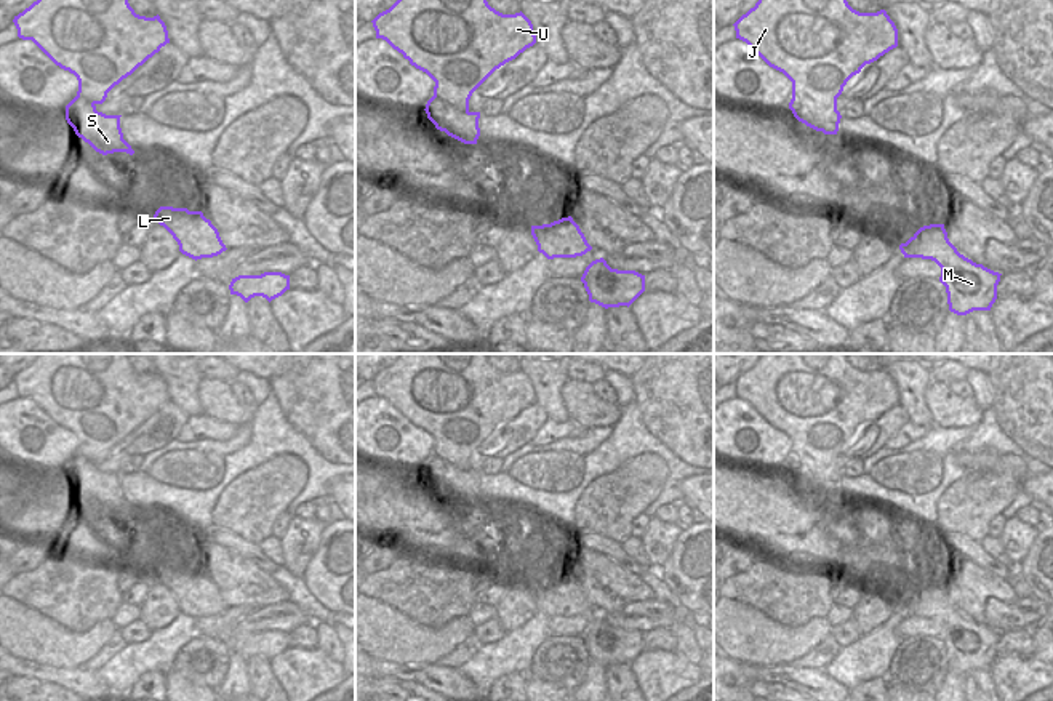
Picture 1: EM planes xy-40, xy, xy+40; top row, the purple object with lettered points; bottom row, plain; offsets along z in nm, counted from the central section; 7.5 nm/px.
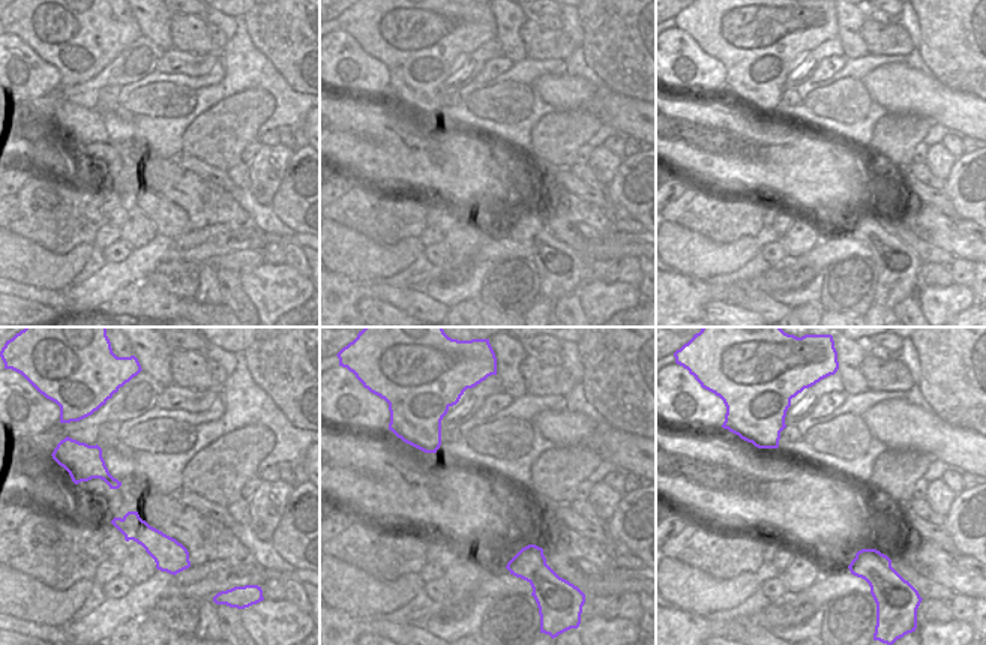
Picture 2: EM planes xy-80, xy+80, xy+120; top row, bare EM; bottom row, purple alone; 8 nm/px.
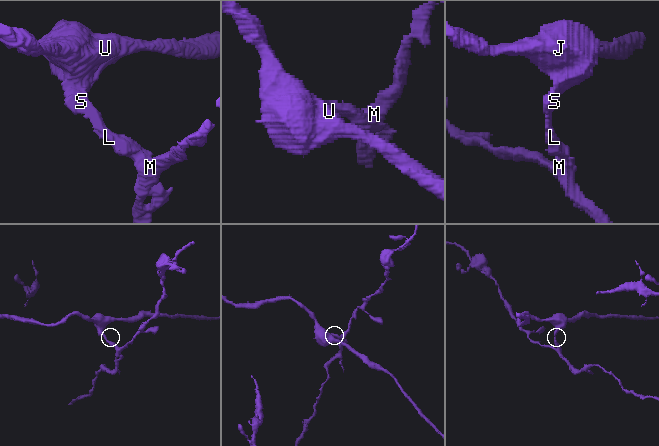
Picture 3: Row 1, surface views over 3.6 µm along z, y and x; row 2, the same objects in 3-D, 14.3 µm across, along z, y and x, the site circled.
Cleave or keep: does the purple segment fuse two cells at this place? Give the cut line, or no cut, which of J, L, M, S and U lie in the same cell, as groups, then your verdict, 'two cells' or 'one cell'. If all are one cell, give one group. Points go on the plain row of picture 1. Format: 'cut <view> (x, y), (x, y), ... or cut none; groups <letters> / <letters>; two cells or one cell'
cut xy+40 (792, 456), (818, 479), (828, 482), (834, 492); groups J U / L M S; two cells

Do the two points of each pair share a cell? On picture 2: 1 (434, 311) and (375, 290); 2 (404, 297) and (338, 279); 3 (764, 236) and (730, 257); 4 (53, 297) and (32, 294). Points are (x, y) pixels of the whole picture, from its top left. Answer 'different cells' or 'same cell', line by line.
1: same cell
2: different cells
3: different cells
4: same cell

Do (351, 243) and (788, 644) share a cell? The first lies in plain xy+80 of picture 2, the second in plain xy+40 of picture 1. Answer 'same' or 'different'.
same

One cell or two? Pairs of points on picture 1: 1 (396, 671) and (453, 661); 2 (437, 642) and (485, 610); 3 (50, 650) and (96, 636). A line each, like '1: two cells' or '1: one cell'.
1: two cells
2: two cells
3: one cell

